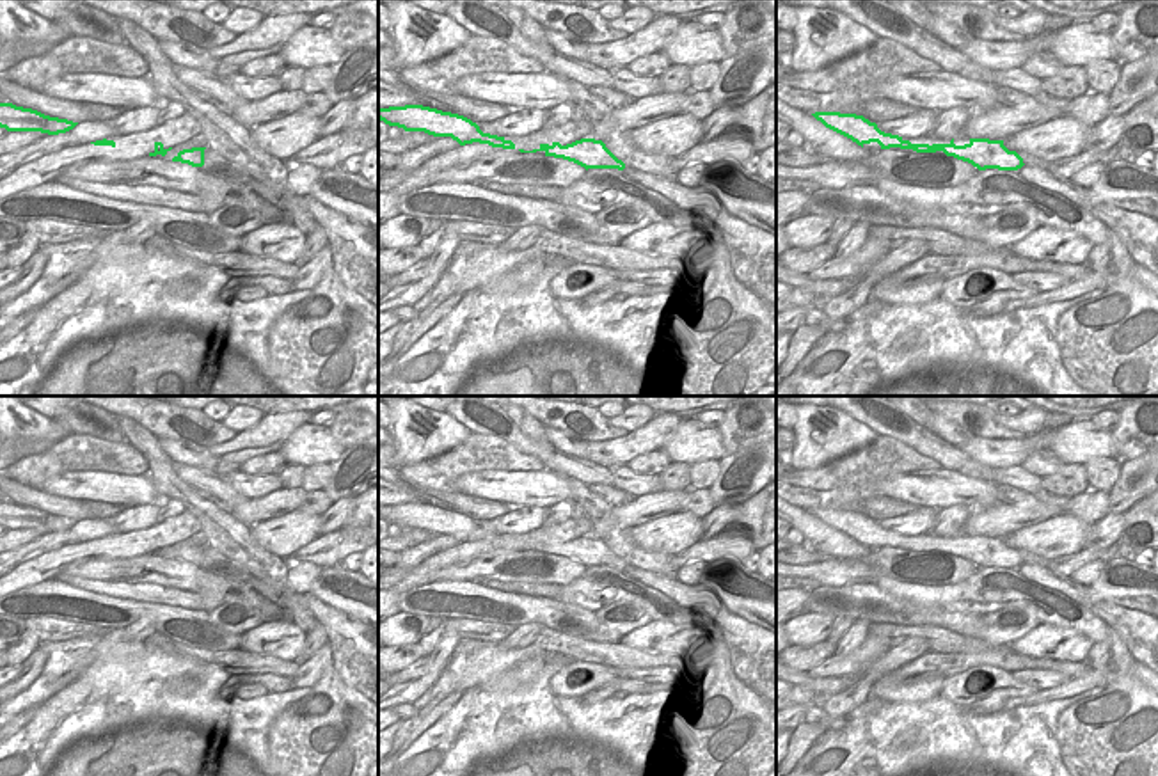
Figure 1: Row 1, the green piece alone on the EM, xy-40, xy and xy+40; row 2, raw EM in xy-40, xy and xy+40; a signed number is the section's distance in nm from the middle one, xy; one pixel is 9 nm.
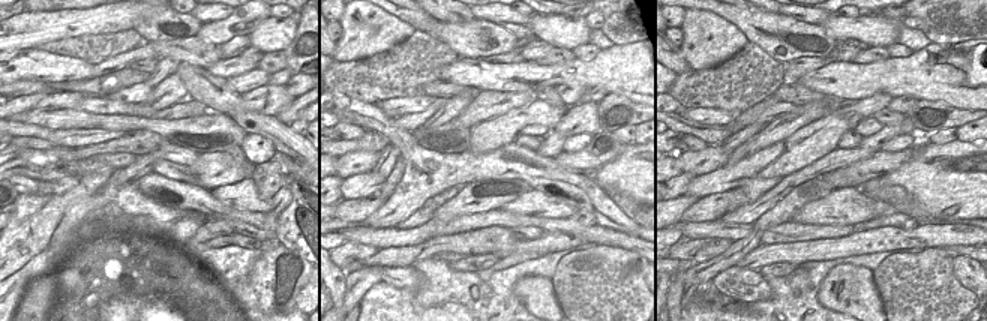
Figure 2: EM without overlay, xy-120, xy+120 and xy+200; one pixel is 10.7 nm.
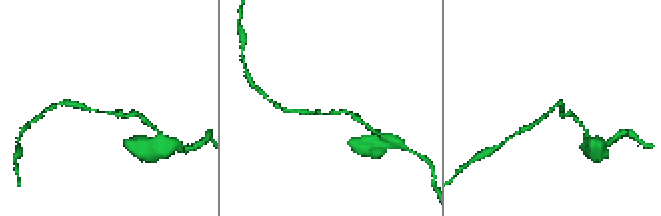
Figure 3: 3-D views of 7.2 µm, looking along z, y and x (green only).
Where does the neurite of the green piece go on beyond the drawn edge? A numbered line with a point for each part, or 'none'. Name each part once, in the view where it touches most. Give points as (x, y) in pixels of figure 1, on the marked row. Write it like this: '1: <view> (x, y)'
none

